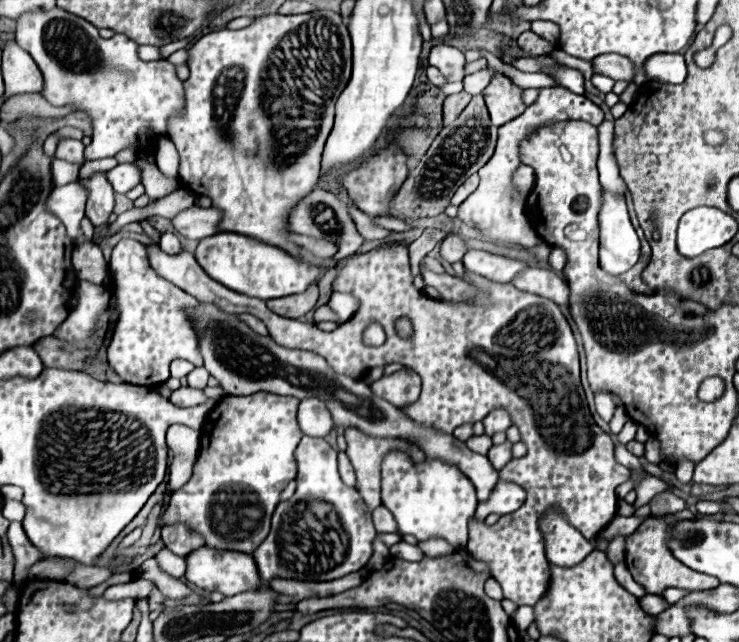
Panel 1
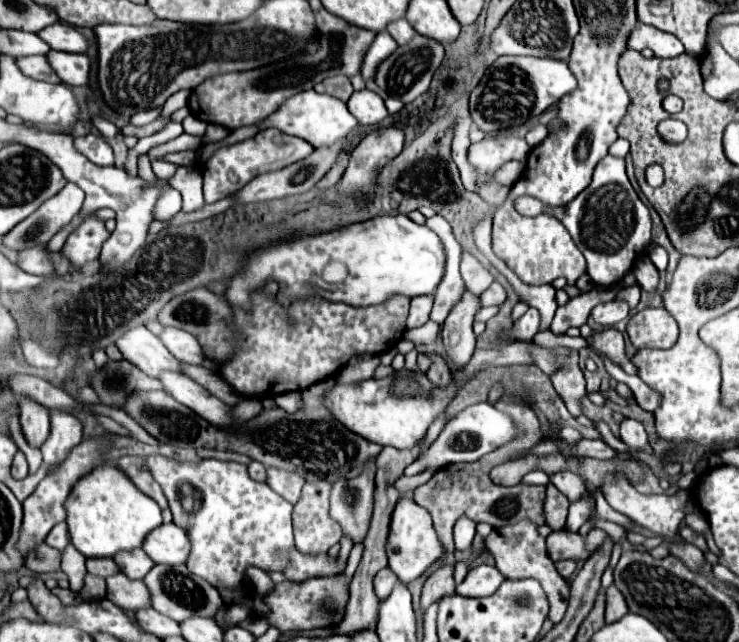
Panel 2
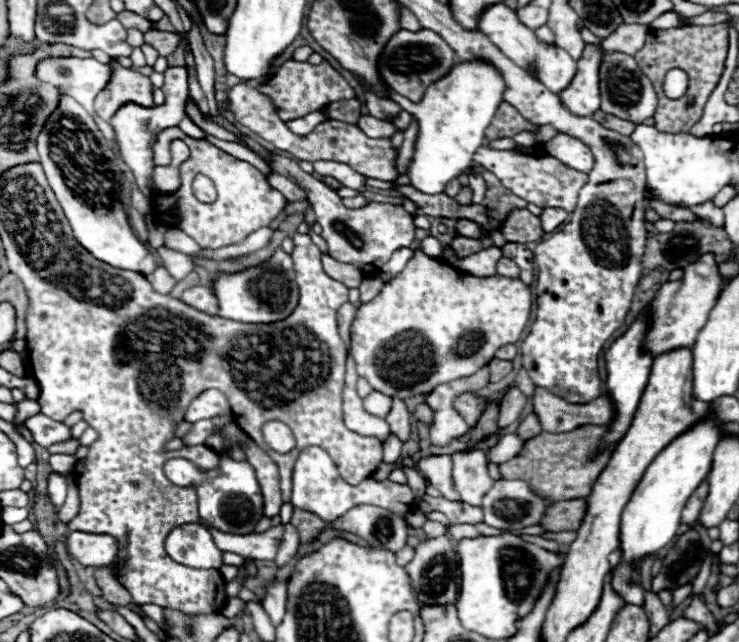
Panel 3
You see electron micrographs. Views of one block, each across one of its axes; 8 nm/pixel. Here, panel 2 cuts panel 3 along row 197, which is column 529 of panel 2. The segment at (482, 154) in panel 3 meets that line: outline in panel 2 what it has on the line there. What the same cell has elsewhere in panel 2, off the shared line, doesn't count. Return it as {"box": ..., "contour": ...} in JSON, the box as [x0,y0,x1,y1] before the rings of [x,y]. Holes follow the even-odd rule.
{"box":[486,520,570,624],"contour":[[[522,520],[518,524],[508,524],[502,528],[494,528],[488,538],[486,538],[486,550],[494,556],[496,568],[506,574],[510,580],[520,580],[520,578],[534,578],[542,584],[548,602],[550,602],[550,614],[548,618],[558,624],[564,618],[564,612],[568,608],[570,600],[570,588],[566,586],[566,580],[556,572],[554,562],[548,556],[546,550],[546,538],[538,532],[538,526],[530,520]]]}

